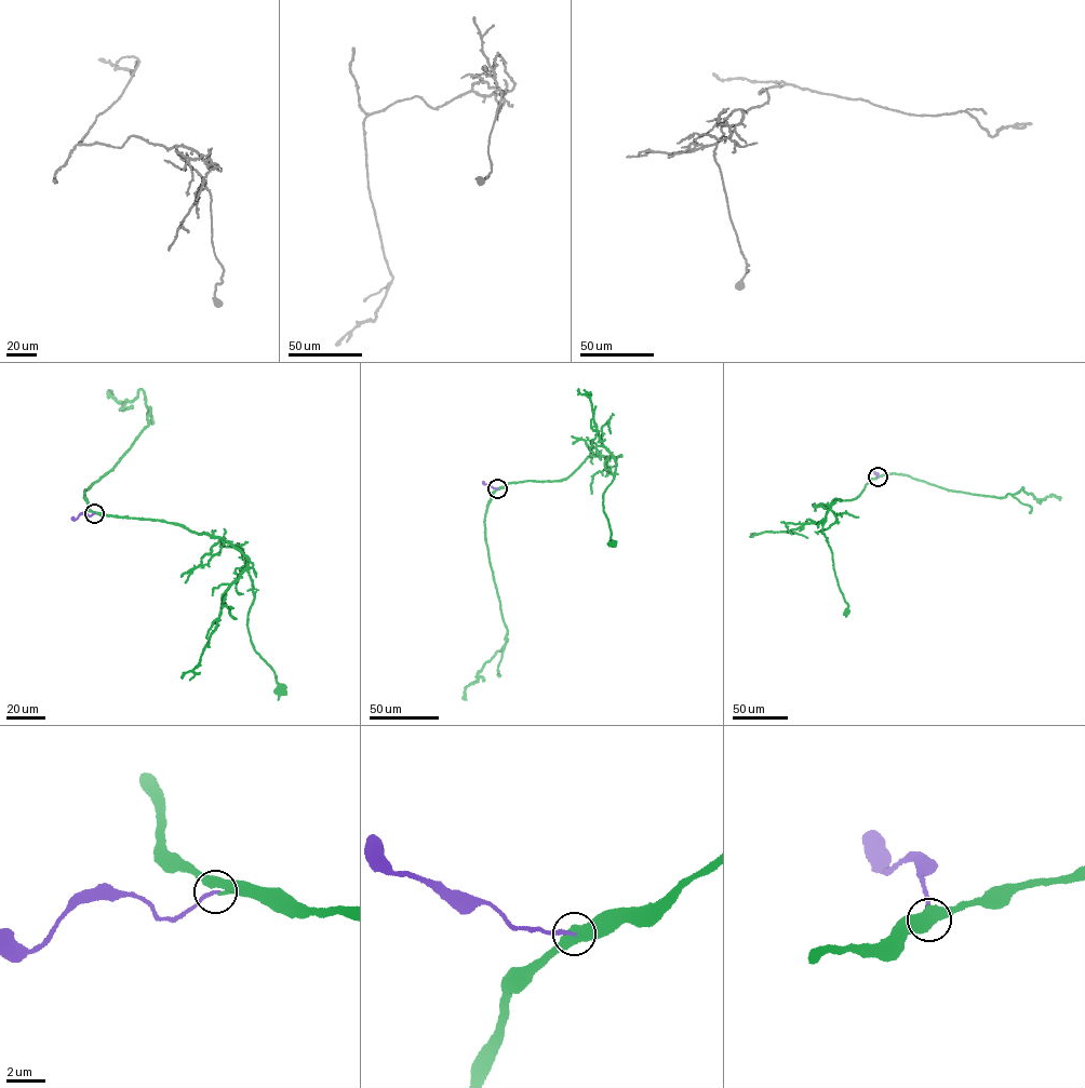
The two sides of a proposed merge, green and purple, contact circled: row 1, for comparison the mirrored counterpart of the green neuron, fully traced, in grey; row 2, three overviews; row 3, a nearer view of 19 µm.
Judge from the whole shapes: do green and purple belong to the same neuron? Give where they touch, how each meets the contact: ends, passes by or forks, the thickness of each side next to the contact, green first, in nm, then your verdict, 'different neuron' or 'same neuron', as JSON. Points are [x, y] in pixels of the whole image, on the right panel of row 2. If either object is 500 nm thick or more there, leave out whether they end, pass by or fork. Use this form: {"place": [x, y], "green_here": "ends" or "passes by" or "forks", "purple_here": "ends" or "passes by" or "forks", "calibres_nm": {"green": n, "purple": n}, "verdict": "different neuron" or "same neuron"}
{"place": [878, 477], "green_here": "passes by", "purple_here": "ends", "calibres_nm": {"green": 400, "purple": 190}, "verdict": "same neuron"}

